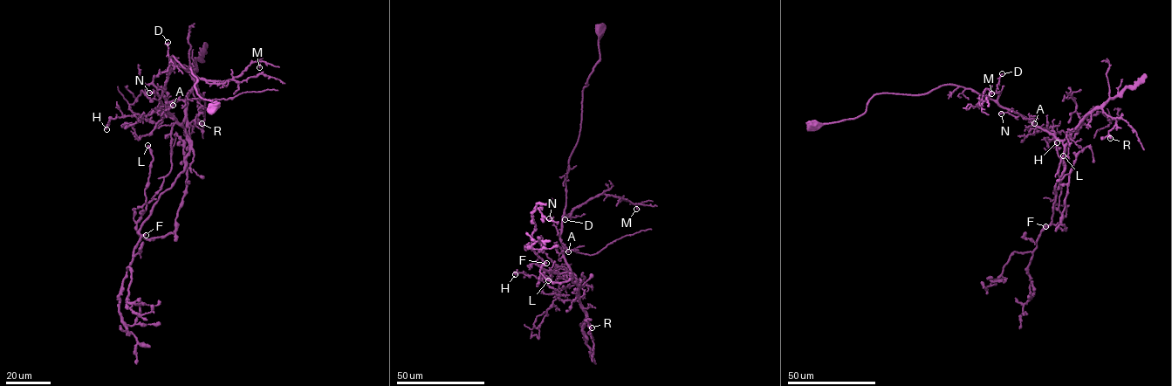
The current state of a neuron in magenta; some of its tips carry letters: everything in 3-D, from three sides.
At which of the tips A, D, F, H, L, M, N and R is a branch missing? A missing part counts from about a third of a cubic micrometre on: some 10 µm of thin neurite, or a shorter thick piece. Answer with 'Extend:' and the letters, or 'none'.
Extend: L

